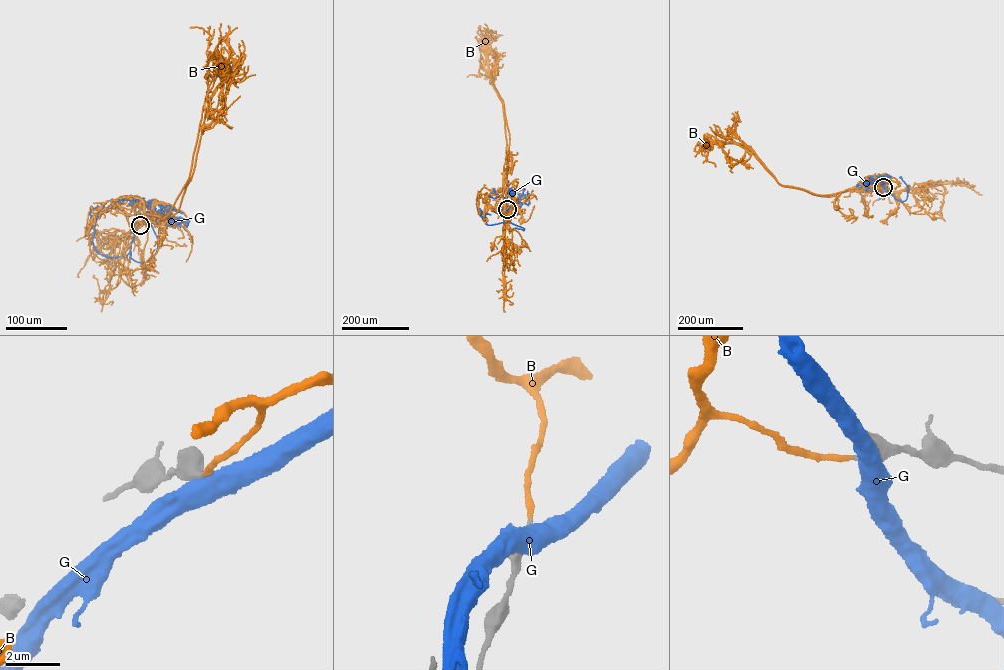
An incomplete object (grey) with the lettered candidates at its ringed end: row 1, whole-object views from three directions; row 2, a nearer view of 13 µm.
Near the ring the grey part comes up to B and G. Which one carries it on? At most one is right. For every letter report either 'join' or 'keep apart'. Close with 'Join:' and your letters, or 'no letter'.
B: join
G: keep apart
Join: B

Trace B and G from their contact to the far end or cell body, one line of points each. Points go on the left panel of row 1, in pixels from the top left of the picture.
B: (140, 225), (156, 213), (168, 217), (179, 208), (211, 91), (213, 117), (204, 126)
G: (140, 226), (134, 234), (130, 256), (143, 263), (156, 251), (157, 238), (151, 225), (141, 216)

